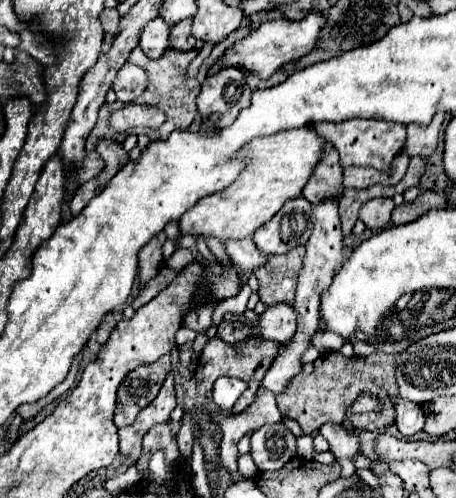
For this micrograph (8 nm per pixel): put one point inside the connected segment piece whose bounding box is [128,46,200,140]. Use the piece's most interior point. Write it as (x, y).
(170, 88)

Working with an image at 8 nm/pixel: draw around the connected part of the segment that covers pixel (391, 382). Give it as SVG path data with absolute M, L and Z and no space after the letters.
M340 352L322 354L314 362L314 372L312 374L298 374L288 384L288 388L276 398L276 402L278 402L278 408L280 408L284 418L296 420L302 426L304 434L314 434L326 422L338 422L340 424L344 420L344 416L346 416L346 408L356 400L356 396L360 392L370 392L370 394L378 396L386 404L386 410L382 414L352 414L350 420L352 420L354 428L358 428L358 430L384 430L386 426L394 424L396 422L394 398L400 396L398 394L398 386L396 386L396 356L388 356L388 354L382 354L382 352L374 352L374 354L366 356L366 358L344 358Z

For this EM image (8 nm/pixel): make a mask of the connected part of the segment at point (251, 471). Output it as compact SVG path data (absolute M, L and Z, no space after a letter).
M250 454L240 456L240 466L238 466L238 470L240 470L246 478L250 478L250 476L256 474L256 466L254 466L254 460L252 460Z

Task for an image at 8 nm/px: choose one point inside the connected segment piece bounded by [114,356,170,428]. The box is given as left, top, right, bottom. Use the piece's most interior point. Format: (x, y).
(142, 385)

